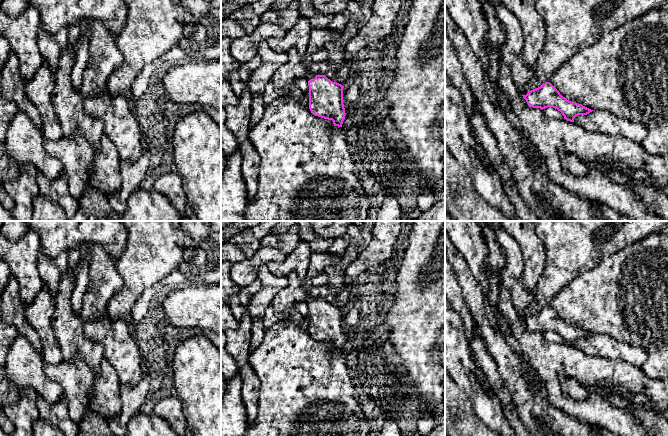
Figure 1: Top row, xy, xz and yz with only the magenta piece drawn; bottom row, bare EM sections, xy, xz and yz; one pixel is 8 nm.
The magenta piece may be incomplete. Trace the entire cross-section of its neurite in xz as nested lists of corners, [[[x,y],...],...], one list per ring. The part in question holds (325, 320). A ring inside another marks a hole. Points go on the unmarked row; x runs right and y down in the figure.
[[[308,296],[305,300],[309,310],[309,333],[315,340],[332,344],[334,350],[342,351],[345,343],[343,312],[325,299]]]

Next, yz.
[[[498,221],[485,222],[493,228],[497,242],[506,257],[506,266],[502,272],[501,283],[510,291],[513,305],[528,330],[542,334],[553,331],[562,337],[564,343],[570,346],[574,346],[574,342],[578,339],[587,339],[592,336],[593,334],[582,328],[567,324],[550,306],[545,306],[534,314],[526,314],[533,298],[532,293],[522,283],[522,251],[518,243],[506,233]]]

